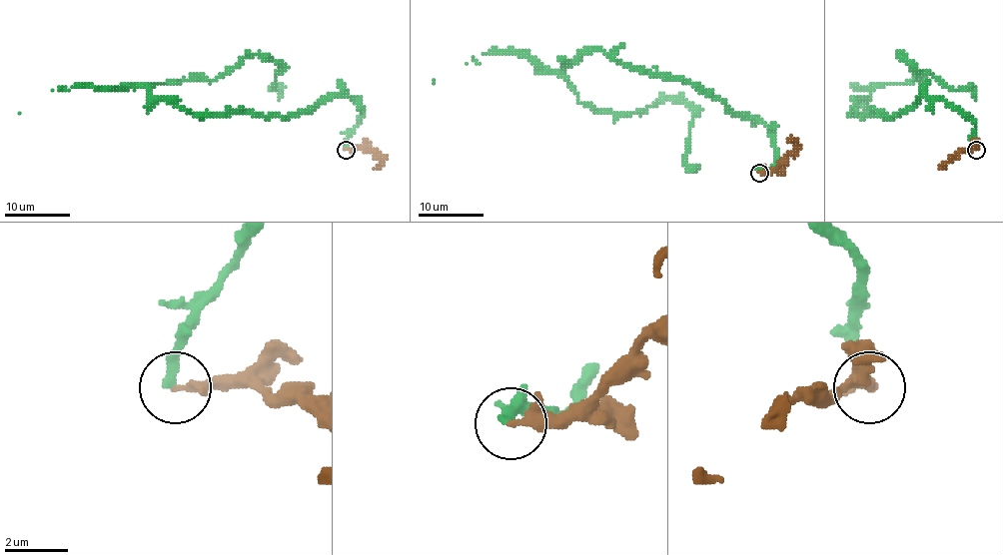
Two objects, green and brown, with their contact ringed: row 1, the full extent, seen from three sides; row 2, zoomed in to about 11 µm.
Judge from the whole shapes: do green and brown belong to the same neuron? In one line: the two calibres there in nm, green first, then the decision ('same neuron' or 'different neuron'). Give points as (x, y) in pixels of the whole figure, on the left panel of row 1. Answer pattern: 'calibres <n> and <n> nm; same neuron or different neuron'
calibres 260 and 190 nm; different neuron

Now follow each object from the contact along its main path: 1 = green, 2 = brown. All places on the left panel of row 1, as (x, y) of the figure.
1: (345, 150), (363, 112), (344, 94), (288, 115), (199, 115), (150, 91), (263, 53), (278, 99)
2: (345, 150), (370, 150), (383, 163), (375, 168)

